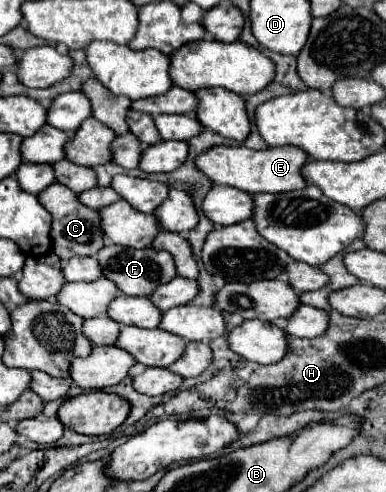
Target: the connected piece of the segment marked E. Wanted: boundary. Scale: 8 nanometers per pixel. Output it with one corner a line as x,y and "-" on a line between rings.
211,147
197,157
197,167
215,183
235,189
275,189
273,193
285,193
303,189
307,183
301,175
301,167
309,161
309,155
297,147
269,147
253,151
247,147

